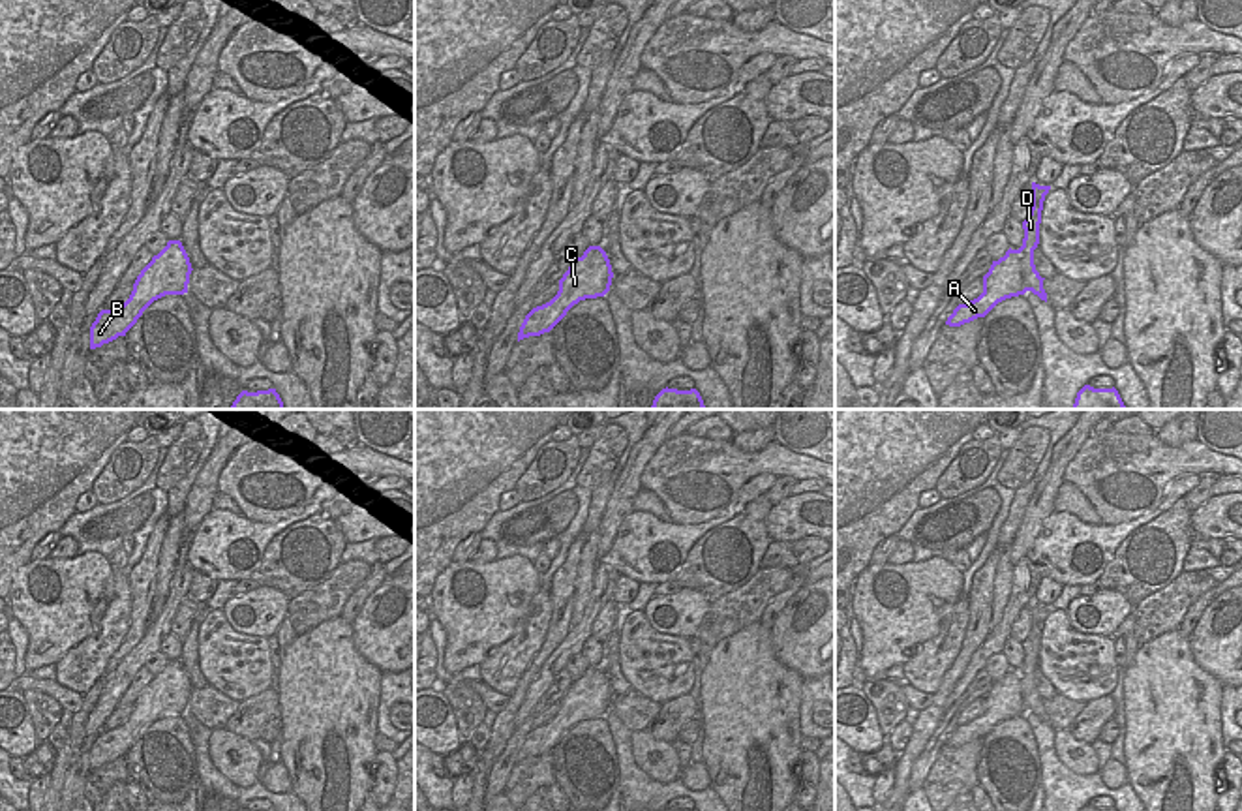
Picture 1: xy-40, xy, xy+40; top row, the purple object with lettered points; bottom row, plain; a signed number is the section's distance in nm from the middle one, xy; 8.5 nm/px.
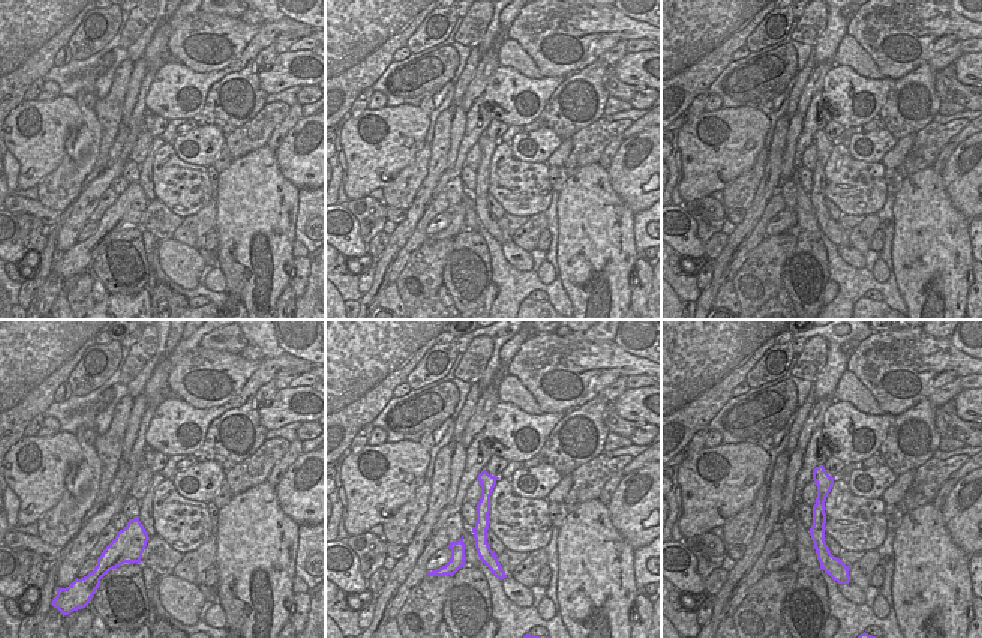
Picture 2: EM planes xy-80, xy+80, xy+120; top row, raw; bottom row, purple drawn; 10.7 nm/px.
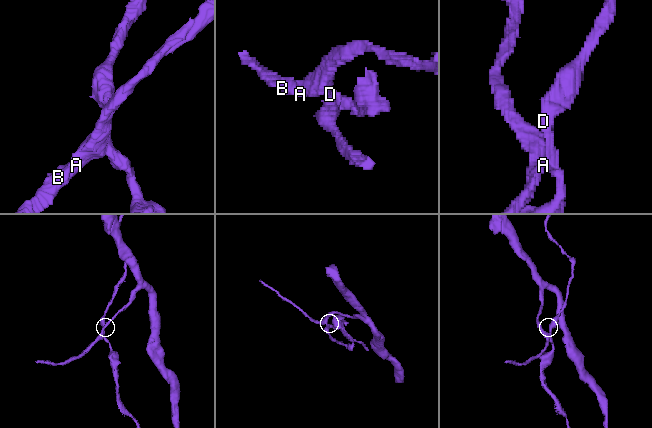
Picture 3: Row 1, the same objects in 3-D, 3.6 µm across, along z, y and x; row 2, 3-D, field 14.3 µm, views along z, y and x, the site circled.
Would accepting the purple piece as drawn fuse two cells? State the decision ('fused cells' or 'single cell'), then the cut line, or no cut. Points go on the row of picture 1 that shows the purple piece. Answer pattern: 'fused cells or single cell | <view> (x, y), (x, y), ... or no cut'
fused cells | xy+40 (1017, 250), (1021, 278), (1027, 290)

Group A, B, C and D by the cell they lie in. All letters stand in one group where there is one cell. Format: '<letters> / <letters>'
A B C / D

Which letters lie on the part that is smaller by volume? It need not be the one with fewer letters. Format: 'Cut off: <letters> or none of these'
Cut off: D

